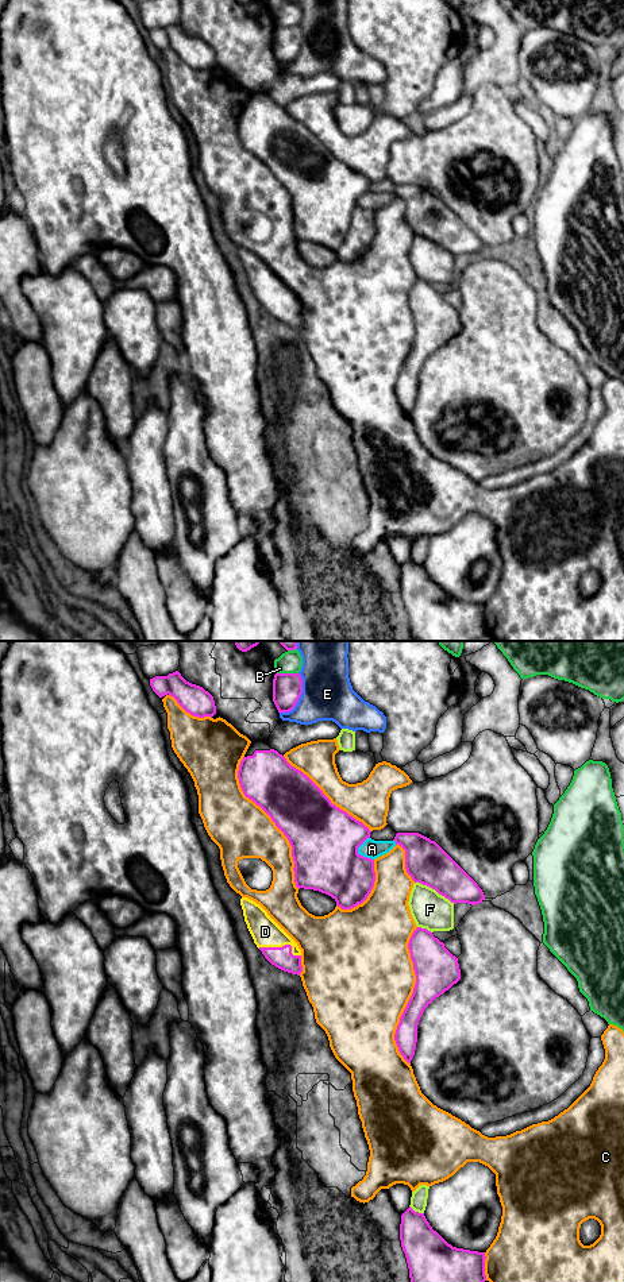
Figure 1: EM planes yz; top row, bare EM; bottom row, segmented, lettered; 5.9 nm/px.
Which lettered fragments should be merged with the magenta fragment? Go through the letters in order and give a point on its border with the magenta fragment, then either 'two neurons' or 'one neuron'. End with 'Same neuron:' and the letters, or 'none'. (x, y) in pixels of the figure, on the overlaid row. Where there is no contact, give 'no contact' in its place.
A: yz (357, 852) | two neurons
B: yz (288, 674) | two neurons
C: yz (411, 996) | two neurons
D: yz (282, 946) | one neuron
E: yz (300, 695) | two neurons
F: yz (435, 889) | two neurons
Same neuron: D

